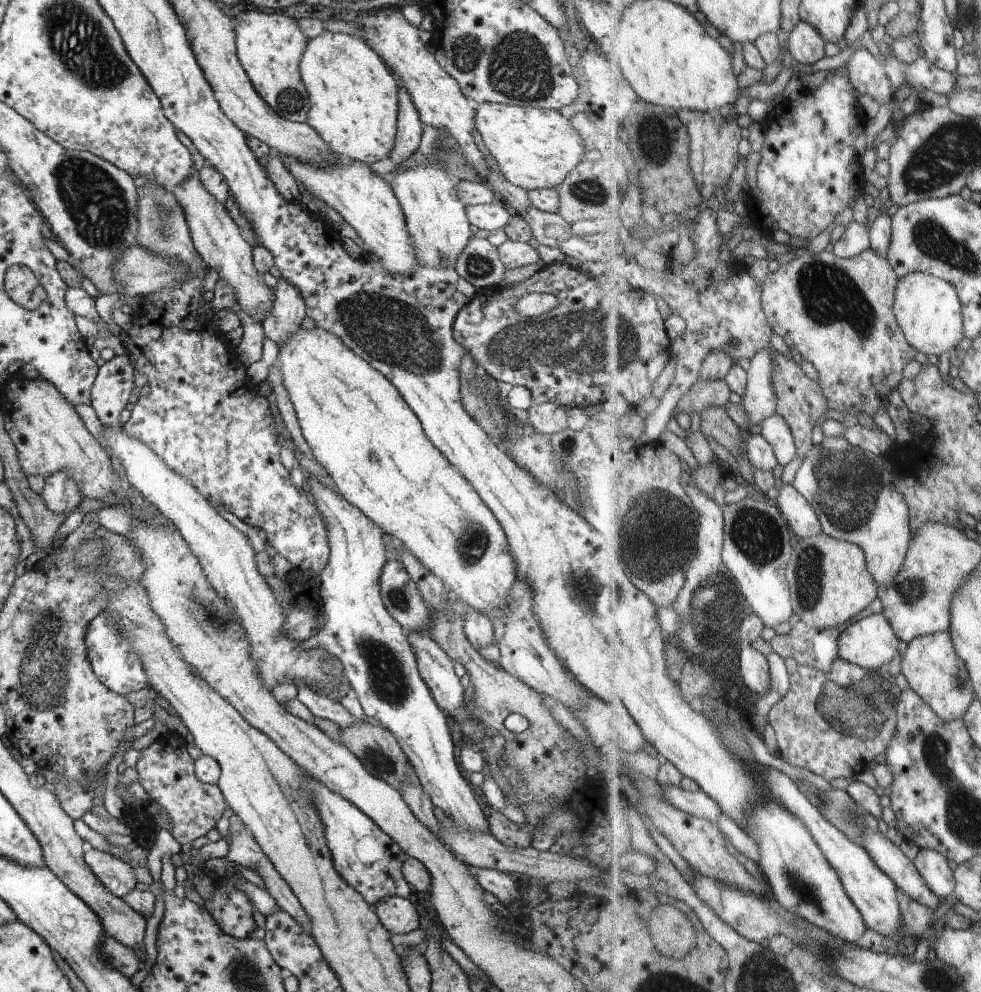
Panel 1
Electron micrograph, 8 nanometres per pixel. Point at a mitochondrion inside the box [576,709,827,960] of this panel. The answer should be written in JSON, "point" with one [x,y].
{"point":[798,886]}

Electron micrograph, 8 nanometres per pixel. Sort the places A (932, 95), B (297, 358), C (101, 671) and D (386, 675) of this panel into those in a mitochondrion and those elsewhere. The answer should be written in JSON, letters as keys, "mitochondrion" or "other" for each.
{"A":"other","B":"other","C":"other","D":"mitochondrion"}

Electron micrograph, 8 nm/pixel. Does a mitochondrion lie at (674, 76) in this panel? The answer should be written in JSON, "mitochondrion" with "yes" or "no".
{"mitochondrion":"no"}

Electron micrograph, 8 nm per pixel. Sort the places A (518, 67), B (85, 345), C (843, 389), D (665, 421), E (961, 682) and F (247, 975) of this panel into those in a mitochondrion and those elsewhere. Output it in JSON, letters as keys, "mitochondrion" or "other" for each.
{"A":"mitochondrion","B":"other","C":"other","D":"other","E":"other","F":"mitochondrion"}

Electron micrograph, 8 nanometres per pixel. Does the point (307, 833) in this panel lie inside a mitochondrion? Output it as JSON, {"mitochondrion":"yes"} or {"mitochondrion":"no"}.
{"mitochondrion":"yes"}

